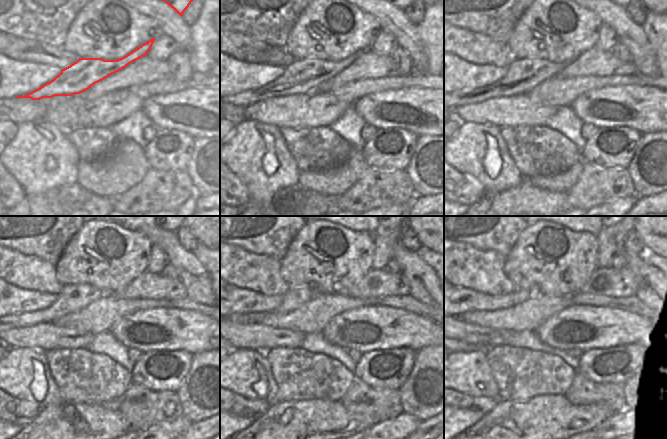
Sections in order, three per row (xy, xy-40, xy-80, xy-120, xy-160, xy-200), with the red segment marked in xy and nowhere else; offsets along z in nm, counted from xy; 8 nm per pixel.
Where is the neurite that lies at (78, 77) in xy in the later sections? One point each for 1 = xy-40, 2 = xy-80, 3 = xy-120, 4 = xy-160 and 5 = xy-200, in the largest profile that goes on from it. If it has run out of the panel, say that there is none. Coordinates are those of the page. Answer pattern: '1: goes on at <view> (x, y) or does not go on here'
1: goes on at xy-40 (303, 76)
2: goes on at xy-80 (522, 75)
3: goes on at xy-120 (73, 297)
4: goes on at xy-160 (296, 296)
5: goes on at xy-200 (521, 295)

